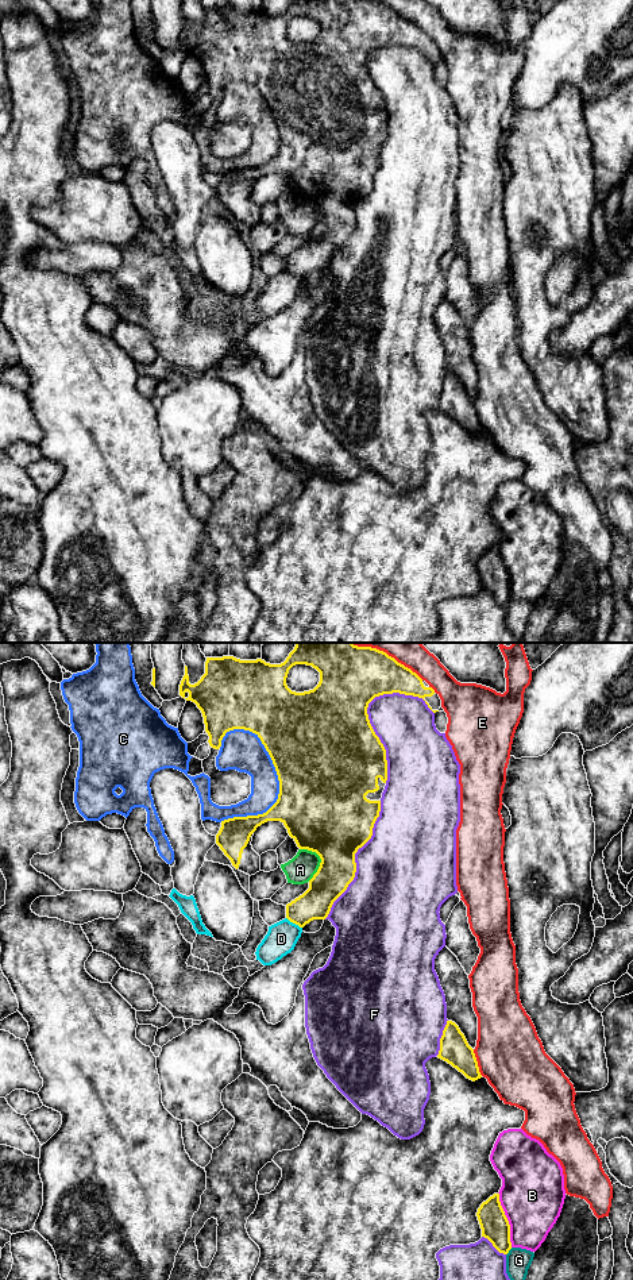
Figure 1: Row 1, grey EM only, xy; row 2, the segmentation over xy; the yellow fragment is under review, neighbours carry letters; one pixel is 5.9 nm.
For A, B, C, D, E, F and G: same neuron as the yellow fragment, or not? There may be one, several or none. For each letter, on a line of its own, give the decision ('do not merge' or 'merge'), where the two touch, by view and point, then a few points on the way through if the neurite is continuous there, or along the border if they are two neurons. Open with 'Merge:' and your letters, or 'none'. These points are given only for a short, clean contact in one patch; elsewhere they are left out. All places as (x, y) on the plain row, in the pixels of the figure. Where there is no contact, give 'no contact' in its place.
Merge: none
A: do not merge; meets yellow in xy at (320, 209)
B: do not merge; meets yellow in xy at (506, 571)
C: do not merge; meets yellow in xy at (280, 145)
D: do not merge; meets yellow in xy at (294, 274); border along xy (286, 269), (301, 280)
E: do not merge; meets yellow in xy at (477, 415)
F: do not merge; meets yellow in xy at (367, 69)
G: do not merge; meets yellow in xy at (508, 604)

